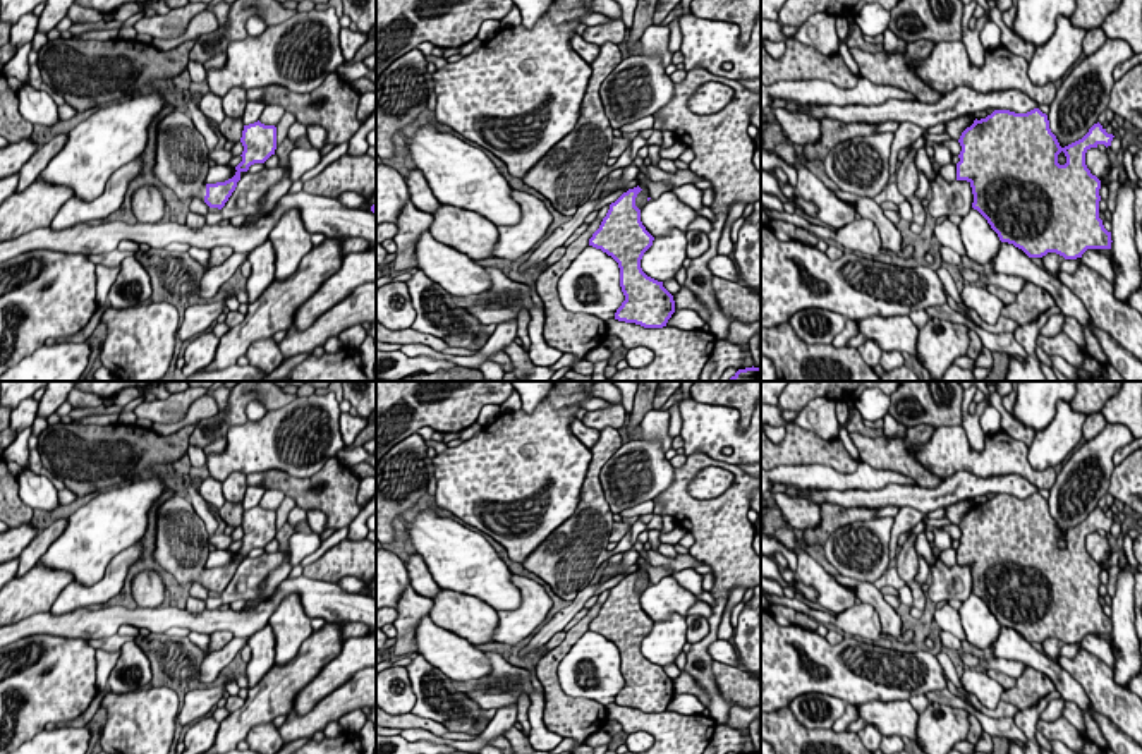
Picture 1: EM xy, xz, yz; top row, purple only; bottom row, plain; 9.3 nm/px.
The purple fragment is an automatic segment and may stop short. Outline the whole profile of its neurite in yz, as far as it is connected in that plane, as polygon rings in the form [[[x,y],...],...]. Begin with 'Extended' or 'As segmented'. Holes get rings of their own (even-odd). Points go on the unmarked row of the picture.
As segmented. [[[1039,493],[1027,498],[994,495],[962,517],[957,565],[970,569],[972,593],[987,605],[1001,627],[1013,629],[1029,642],[1056,637],[1077,644],[1087,634],[1111,634],[1111,617],[1099,603],[1101,565],[1087,553],[1085,538],[1099,529],[1111,531],[1113,522],[1097,507],[1082,524],[1061,532],[1048,500]]]

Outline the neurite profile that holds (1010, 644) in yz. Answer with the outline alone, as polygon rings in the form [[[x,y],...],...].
[[[1001,627],[999,635],[991,648],[996,658],[1020,661],[1025,666],[1032,666],[1048,675],[1065,701],[1075,702],[1080,711],[1089,711],[1090,701],[1082,685],[1063,670],[1058,661],[1039,653],[1022,634]]]

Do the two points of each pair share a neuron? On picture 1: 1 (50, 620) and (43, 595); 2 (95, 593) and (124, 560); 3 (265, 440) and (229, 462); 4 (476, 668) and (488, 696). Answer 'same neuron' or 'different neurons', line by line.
1: different neurons
2: same neuron
3: same neuron
4: different neurons

